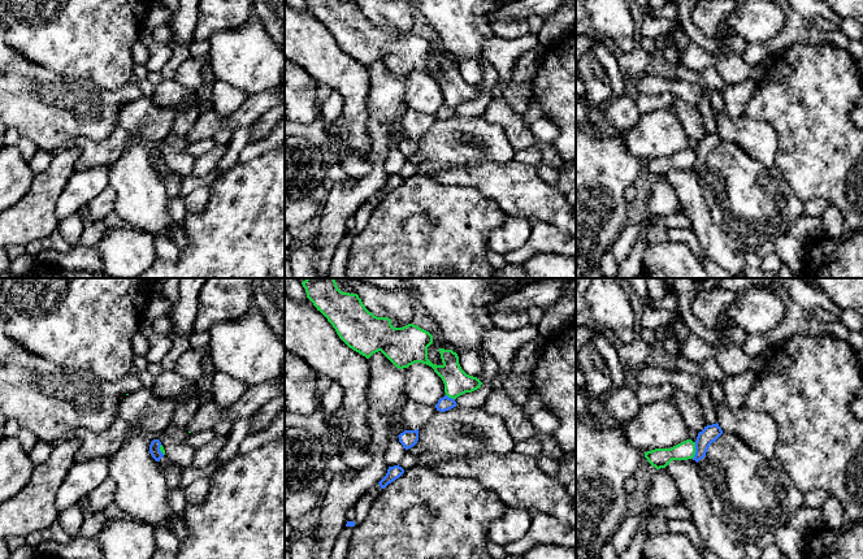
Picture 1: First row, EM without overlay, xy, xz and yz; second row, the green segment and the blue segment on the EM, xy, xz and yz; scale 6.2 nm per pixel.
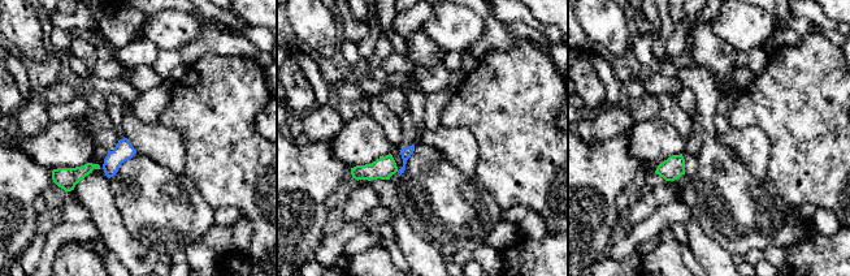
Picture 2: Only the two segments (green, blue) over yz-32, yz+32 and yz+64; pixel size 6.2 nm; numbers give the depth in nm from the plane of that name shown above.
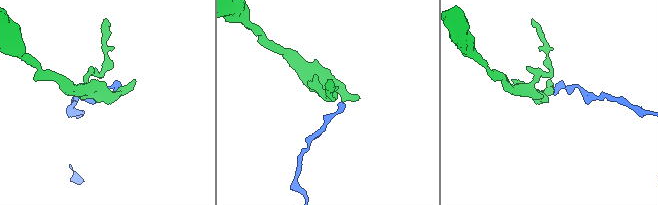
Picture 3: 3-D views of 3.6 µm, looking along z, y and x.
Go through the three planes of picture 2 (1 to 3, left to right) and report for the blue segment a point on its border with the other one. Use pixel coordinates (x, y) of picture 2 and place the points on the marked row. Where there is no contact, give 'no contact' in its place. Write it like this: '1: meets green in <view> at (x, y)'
1: no contact
2: no contact
3: no contact

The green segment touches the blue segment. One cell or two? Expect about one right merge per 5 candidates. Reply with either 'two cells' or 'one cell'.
two cells

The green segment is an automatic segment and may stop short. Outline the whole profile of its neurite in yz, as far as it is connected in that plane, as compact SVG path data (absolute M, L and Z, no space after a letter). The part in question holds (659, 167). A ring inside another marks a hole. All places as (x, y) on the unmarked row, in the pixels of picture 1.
M686 148L671 157L655 157L645 161L647 170L656 178L665 177L672 169L688 169L695 164L695 151Z

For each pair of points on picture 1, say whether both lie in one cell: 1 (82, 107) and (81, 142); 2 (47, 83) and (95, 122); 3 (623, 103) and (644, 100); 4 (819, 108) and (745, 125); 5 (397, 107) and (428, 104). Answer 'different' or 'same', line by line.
1: different
2: same
3: different
4: different
5: different

